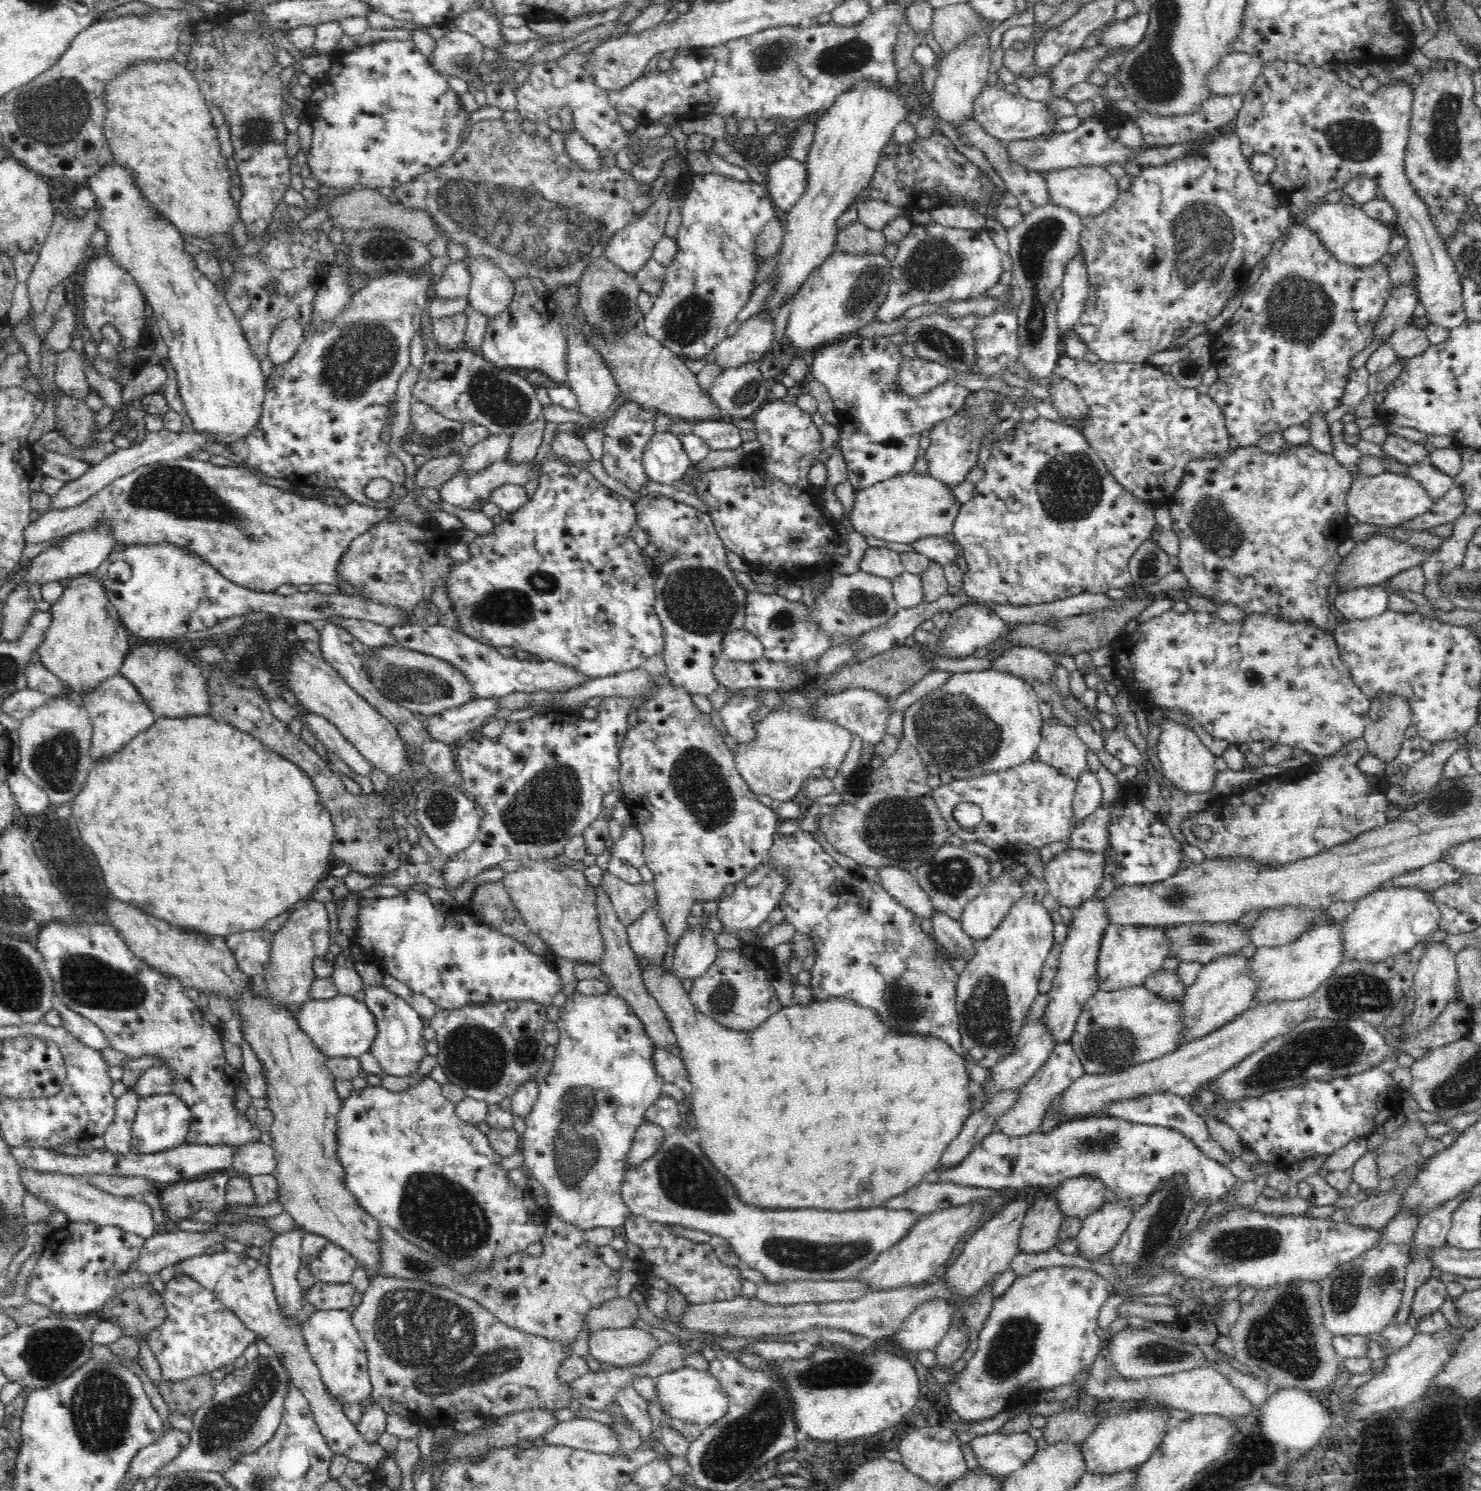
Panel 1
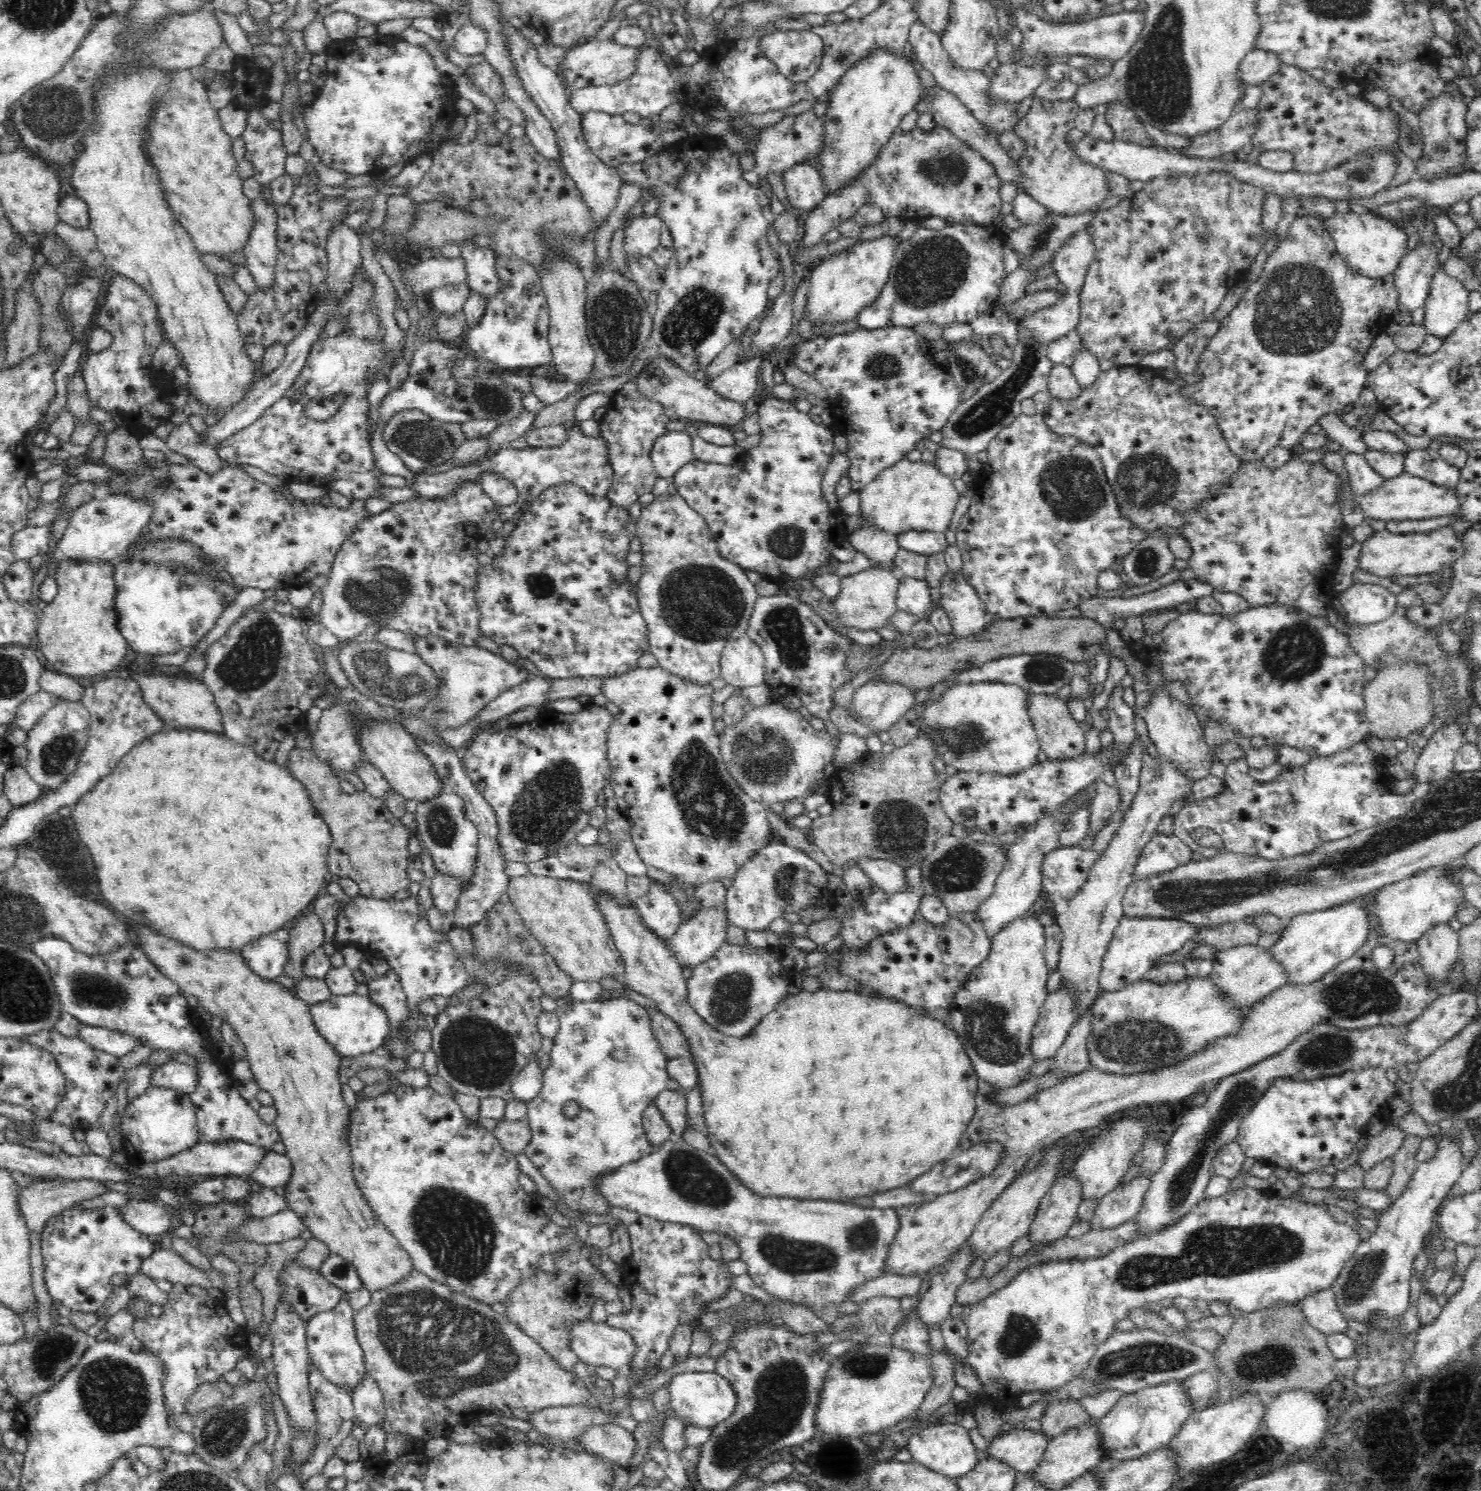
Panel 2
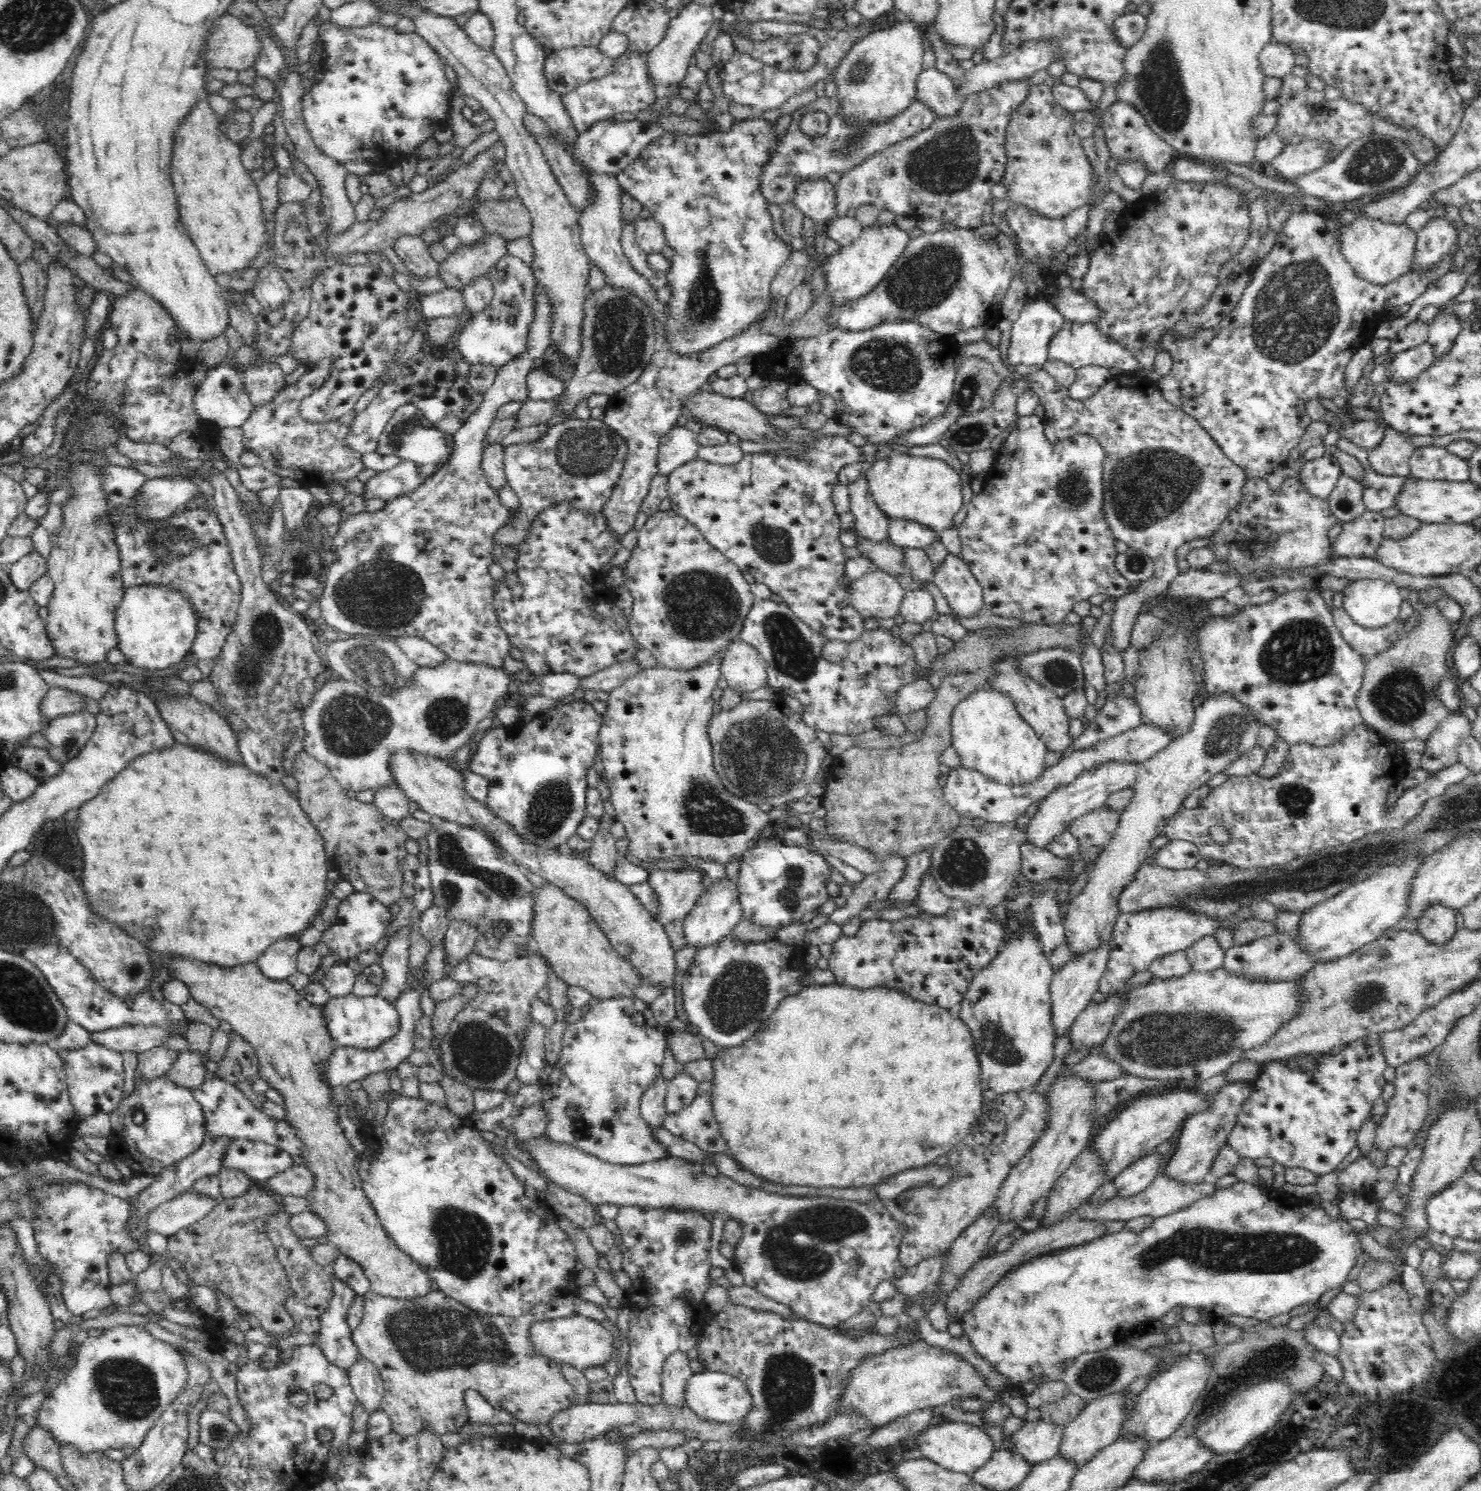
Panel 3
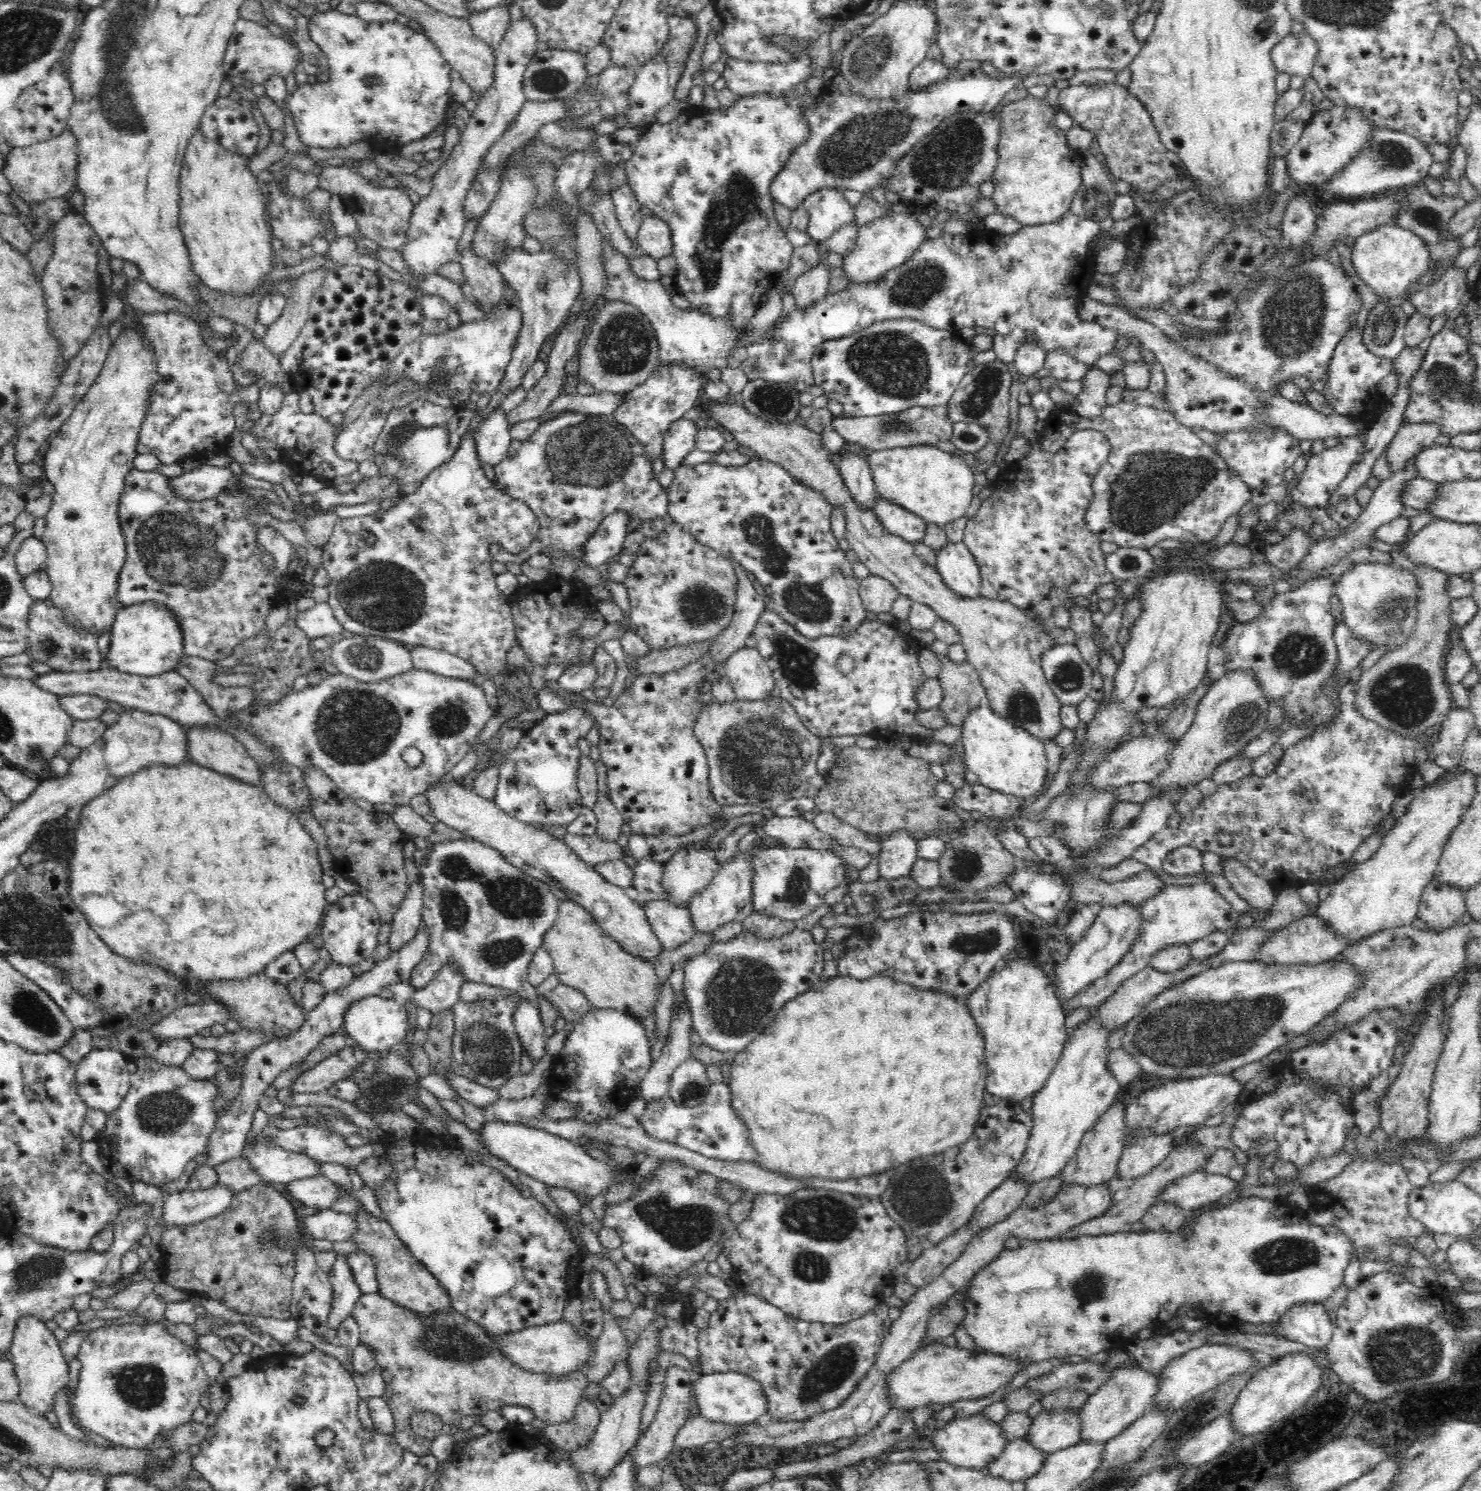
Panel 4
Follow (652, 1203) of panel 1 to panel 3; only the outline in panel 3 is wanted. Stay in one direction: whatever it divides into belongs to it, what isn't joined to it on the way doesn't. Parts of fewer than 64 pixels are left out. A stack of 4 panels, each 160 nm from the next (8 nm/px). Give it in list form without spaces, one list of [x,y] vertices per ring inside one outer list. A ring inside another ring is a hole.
[[[539,1137],[530,1142],[530,1144],[518,1144],[520,1149],[528,1149],[532,1153],[532,1157],[540,1163],[542,1171],[550,1177],[550,1180],[558,1183],[560,1186],[566,1188],[566,1190],[579,1194],[588,1200],[595,1206],[602,1204],[614,1204],[618,1207],[626,1206],[638,1206],[643,1209],[651,1210],[674,1210],[678,1213],[697,1213],[702,1215],[704,1219],[714,1218],[714,1216],[720,1216],[725,1222],[727,1220],[738,1223],[742,1226],[742,1239],[740,1245],[735,1251],[735,1260],[738,1264],[738,1270],[745,1279],[745,1285],[760,1291],[762,1294],[770,1297],[778,1302],[782,1302],[794,1309],[800,1318],[808,1321],[815,1322],[816,1324],[822,1325],[826,1328],[833,1328],[838,1326],[844,1320],[848,1320],[851,1316],[858,1314],[863,1308],[868,1306],[868,1303],[872,1302],[872,1294],[877,1286],[885,1280],[892,1280],[895,1278],[895,1270],[900,1265],[899,1261],[899,1250],[900,1244],[903,1240],[903,1233],[900,1230],[900,1224],[894,1220],[893,1216],[885,1206],[884,1200],[875,1201],[874,1204],[860,1204],[853,1201],[834,1200],[834,1198],[808,1198],[808,1196],[786,1196],[774,1192],[768,1192],[764,1189],[758,1189],[750,1186],[744,1186],[740,1182],[726,1176],[722,1173],[718,1173],[718,1176],[710,1176],[706,1174],[702,1169],[702,1164],[690,1162],[690,1160],[682,1159],[680,1157],[674,1157],[674,1155],[668,1153],[664,1158],[659,1158],[650,1162],[643,1162],[642,1164],[636,1165],[619,1165],[608,1162],[602,1162],[598,1158],[591,1154],[586,1154],[566,1145],[550,1145],[549,1142],[543,1137]]]

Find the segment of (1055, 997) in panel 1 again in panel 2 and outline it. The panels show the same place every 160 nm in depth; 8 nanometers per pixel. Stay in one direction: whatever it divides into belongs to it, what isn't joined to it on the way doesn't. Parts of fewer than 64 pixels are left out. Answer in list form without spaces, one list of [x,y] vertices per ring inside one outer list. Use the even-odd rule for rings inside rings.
[[[1145,751],[1142,761],[1139,792],[1130,803],[1130,808],[1124,812],[1122,824],[1117,828],[1112,842],[1104,850],[1103,858],[1093,866],[1088,882],[1068,902],[1066,911],[1055,917],[1063,934],[1057,971],[1060,973],[1061,988],[1073,998],[1076,1020],[1091,1009],[1100,994],[1103,956],[1125,915],[1122,897],[1132,882],[1132,872],[1142,847],[1156,832],[1171,805],[1191,792],[1192,782],[1180,775],[1162,756],[1152,758]]]

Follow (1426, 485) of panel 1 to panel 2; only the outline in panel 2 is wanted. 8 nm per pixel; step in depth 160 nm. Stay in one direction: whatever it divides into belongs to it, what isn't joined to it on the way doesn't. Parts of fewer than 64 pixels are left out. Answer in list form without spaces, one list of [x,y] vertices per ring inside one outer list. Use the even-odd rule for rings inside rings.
[[[1429,447],[1408,451],[1403,465],[1406,473],[1430,481],[1436,486],[1454,489],[1459,481],[1459,470],[1444,460],[1438,450]]]

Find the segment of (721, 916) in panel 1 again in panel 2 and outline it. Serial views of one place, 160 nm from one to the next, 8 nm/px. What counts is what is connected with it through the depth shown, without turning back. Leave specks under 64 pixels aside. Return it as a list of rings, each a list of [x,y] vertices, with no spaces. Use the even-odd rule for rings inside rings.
[[[773,834],[768,846],[758,850],[755,858],[746,863],[741,870],[738,870],[732,886],[727,888],[724,904],[727,922],[746,931],[766,930],[773,920],[784,916],[784,914],[797,913],[814,899],[820,898],[828,884],[828,876],[820,865],[808,857],[806,853],[786,845],[778,835]]]

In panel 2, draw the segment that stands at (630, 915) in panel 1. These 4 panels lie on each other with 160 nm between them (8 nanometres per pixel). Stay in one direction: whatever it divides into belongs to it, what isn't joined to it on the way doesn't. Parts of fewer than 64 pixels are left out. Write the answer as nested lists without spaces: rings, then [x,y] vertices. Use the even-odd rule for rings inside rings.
[[[607,857],[602,860],[594,872],[592,888],[603,892],[620,906],[635,908],[636,900],[630,899],[627,887],[627,875],[620,869],[614,858]]]

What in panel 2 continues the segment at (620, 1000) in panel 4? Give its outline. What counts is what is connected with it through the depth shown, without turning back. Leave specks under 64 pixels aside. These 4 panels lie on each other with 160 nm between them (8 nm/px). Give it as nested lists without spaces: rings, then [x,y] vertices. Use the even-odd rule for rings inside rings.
[[[514,876],[510,877],[506,896],[514,903],[522,920],[530,932],[546,947],[562,971],[572,977],[573,982],[594,980],[598,981],[603,976],[622,978],[625,973],[621,952],[615,945],[608,921],[598,907],[597,898],[592,890],[591,883],[578,882],[570,879],[539,876]]]

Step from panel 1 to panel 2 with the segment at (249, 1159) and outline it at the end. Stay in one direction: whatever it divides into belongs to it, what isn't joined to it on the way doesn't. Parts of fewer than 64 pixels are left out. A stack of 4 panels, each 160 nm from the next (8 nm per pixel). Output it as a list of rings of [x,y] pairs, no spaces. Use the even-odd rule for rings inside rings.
[[[272,1149],[262,1155],[262,1158],[256,1163],[256,1166],[249,1174],[252,1180],[256,1180],[256,1182],[259,1182],[264,1187],[270,1188],[285,1188],[290,1175],[290,1159],[286,1155],[279,1154]]]

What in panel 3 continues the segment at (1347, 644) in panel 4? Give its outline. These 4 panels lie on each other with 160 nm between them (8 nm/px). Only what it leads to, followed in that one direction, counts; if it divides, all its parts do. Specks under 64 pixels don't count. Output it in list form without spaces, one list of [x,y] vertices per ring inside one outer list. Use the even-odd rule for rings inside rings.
[[[1414,604],[1414,614],[1408,620],[1393,620],[1382,628],[1366,628],[1356,624],[1352,617],[1342,608],[1333,608],[1331,613],[1342,637],[1360,651],[1362,656],[1370,658],[1393,646],[1398,640],[1402,640],[1406,634],[1410,634],[1420,624],[1420,604]]]

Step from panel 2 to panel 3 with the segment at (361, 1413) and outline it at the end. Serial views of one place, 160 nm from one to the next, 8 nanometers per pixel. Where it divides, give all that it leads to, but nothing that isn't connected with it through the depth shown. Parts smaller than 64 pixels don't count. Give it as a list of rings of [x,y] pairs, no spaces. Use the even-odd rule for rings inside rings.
[[[359,1356],[348,1373],[349,1382],[360,1406],[370,1415],[382,1409],[385,1388],[379,1369],[372,1362]]]

